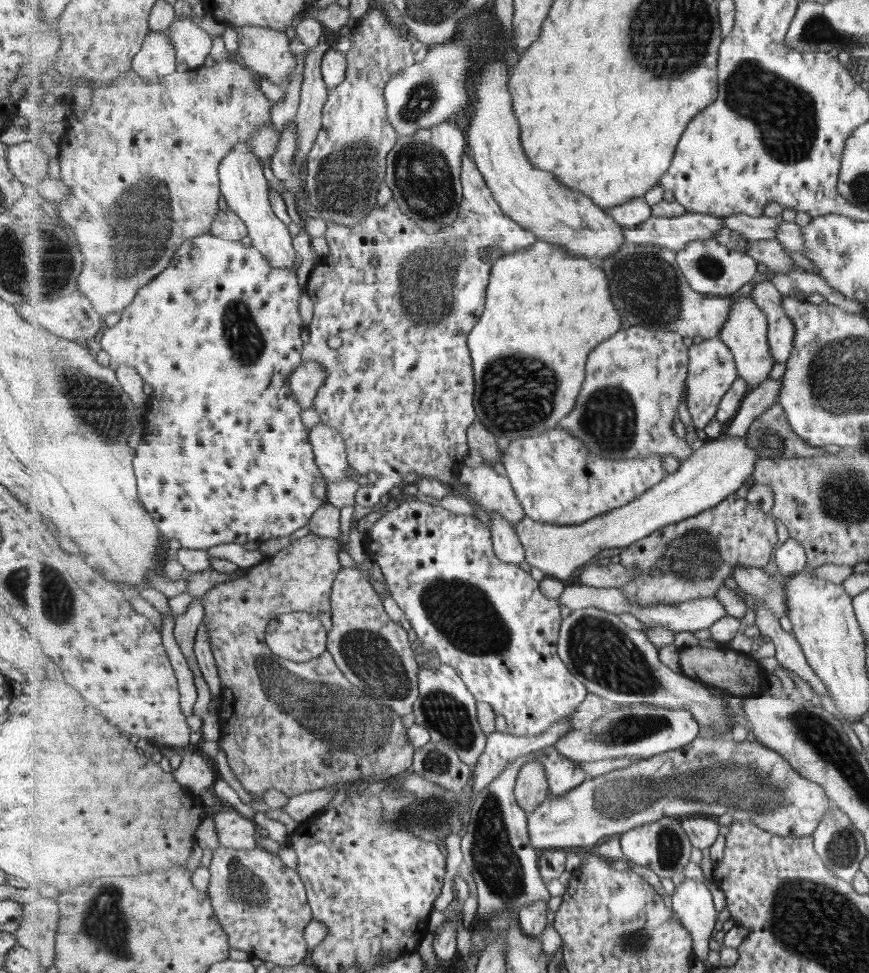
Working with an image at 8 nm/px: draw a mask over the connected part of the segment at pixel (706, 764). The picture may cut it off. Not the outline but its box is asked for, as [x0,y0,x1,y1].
[528,734,833,851]

